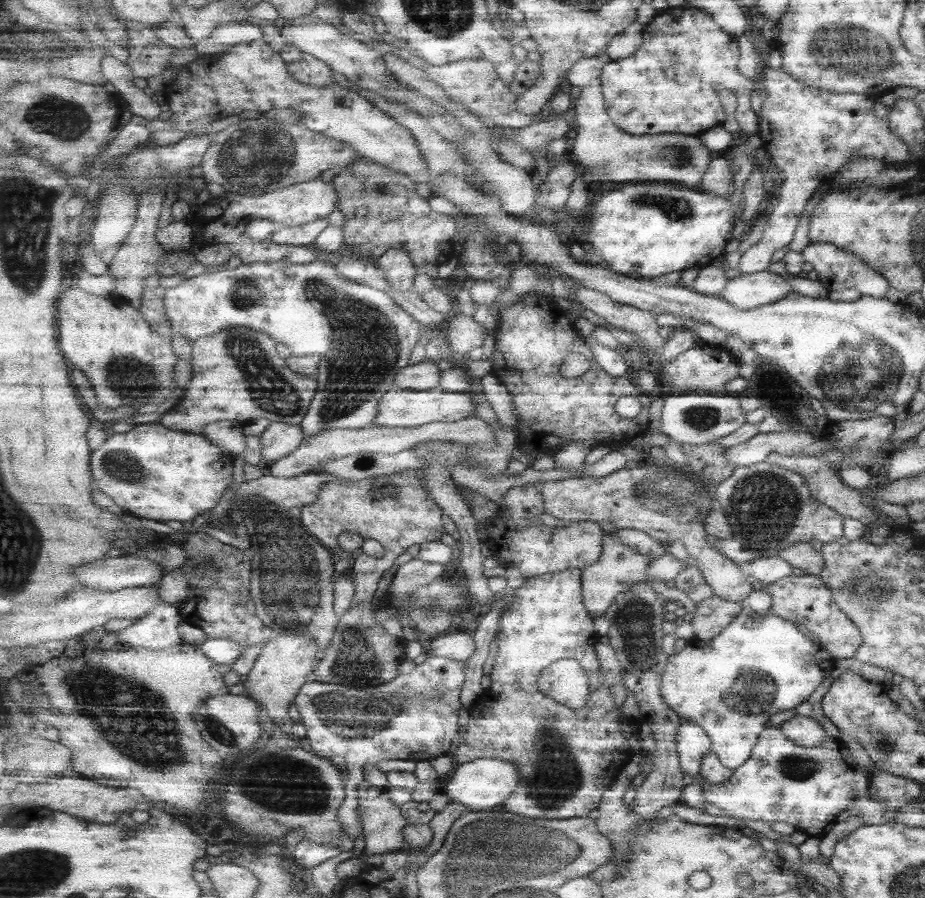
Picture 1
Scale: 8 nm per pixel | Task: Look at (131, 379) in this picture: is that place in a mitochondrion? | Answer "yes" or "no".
yes

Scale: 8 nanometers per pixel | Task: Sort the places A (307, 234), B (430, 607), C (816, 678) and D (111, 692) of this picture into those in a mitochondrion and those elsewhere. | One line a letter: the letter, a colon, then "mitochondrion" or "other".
A: other
B: mitochondrion
C: other
D: mitochondrion

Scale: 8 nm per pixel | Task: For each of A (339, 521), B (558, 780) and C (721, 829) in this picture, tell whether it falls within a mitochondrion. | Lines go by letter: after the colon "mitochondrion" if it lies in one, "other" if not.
A: other
B: mitochondrion
C: other

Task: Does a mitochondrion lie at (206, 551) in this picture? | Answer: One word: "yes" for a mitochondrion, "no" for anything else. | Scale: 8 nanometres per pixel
yes

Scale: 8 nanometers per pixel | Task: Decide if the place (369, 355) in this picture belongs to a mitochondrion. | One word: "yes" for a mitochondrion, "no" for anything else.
yes

